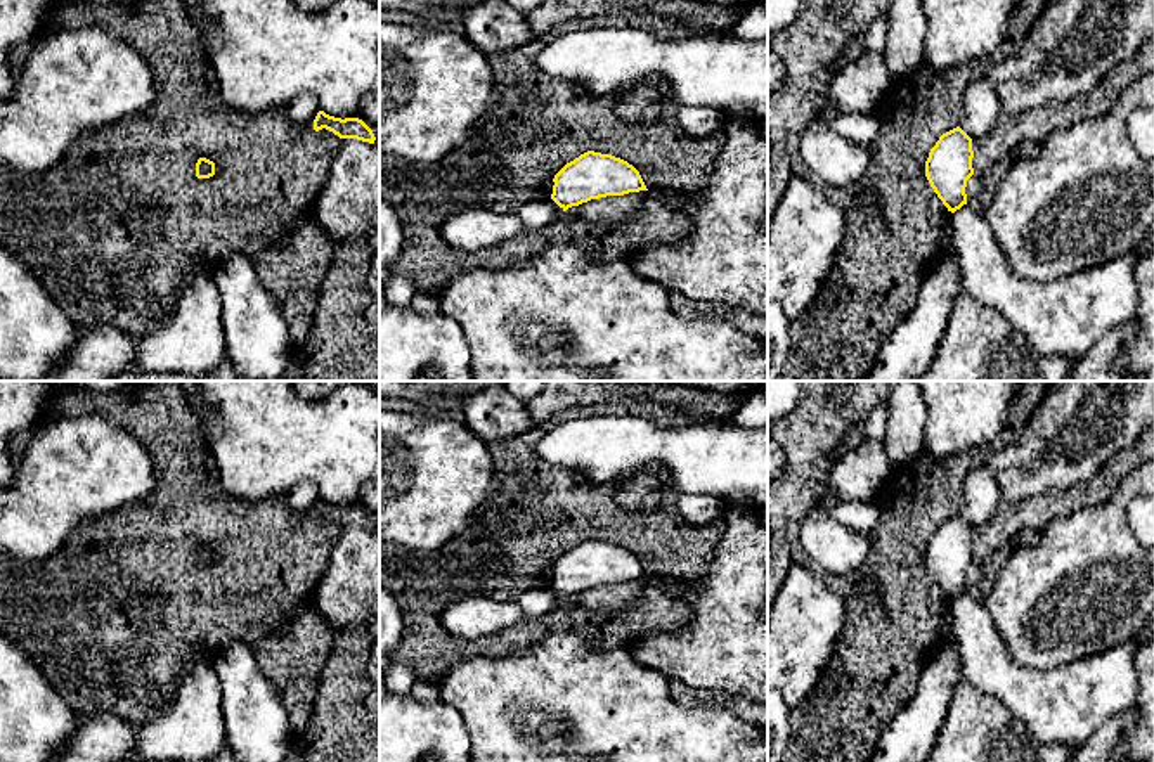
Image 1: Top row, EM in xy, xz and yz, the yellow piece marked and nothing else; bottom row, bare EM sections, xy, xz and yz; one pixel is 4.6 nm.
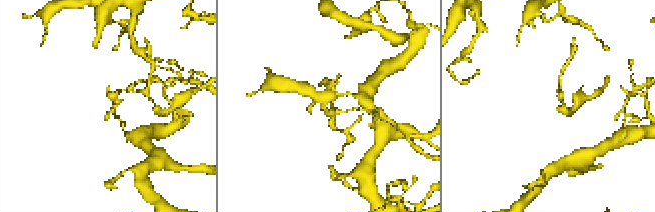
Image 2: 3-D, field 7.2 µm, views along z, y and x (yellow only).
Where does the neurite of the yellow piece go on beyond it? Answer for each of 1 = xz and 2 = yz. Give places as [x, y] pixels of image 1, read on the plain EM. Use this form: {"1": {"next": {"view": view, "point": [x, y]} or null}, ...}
{"1": {"next": null}, "2": {"next": null}}

